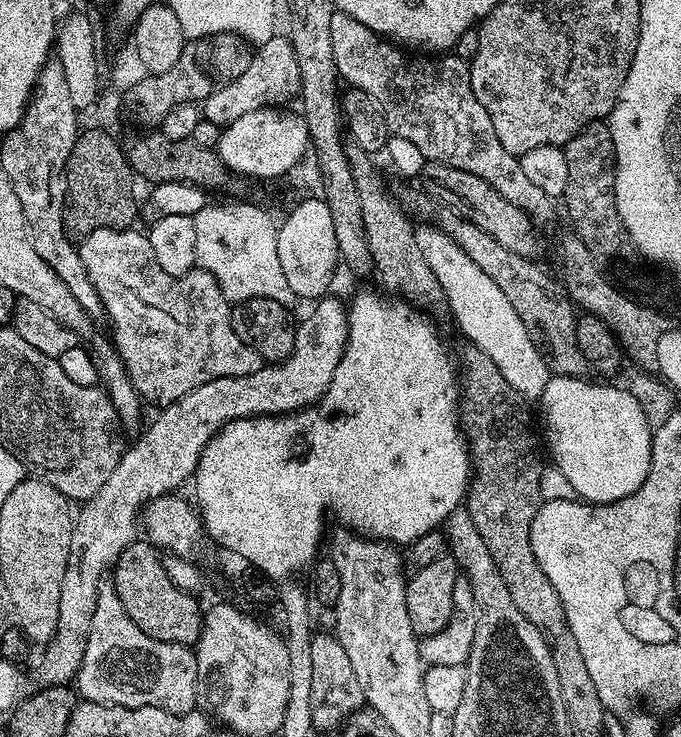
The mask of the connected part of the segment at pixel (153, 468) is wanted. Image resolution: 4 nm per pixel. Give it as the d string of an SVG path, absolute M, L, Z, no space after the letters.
M332 294L325 295L323 298L315 301L311 305L312 313L309 314L305 320L301 319L296 326L296 337L294 338L294 350L284 360L279 362L268 362L262 368L255 370L252 374L245 374L242 377L226 377L216 378L212 382L206 382L205 385L198 386L197 389L192 390L186 394L185 397L179 398L176 402L170 405L161 407L156 413L157 416L153 418L152 425L141 434L140 438L131 446L125 447L124 455L121 456L118 466L114 468L110 478L106 478L105 485L102 490L98 490L98 494L94 494L89 500L83 501L82 507L84 508L75 513L72 522L72 533L70 534L70 558L66 562L66 578L62 578L62 602L58 602L58 630L54 638L43 649L44 661L40 664L40 684L44 686L51 686L54 684L63 684L65 686L71 685L75 681L76 676L80 672L82 666L82 658L86 654L86 638L90 638L90 622L94 618L94 602L96 595L100 589L100 585L105 583L106 573L115 565L116 560L122 554L122 550L126 550L126 546L130 546L138 539L138 525L142 520L142 509L148 501L158 498L159 496L166 496L180 490L184 483L191 481L196 474L196 467L202 457L204 457L204 447L215 438L217 432L220 432L231 420L238 418L246 418L247 416L282 416L286 412L299 412L301 408L308 408L311 404L317 404L320 399L324 397L324 391L330 386L330 382L334 378L334 370L338 370L338 362L344 353L344 343L348 341L348 310L345 301L335 300Z

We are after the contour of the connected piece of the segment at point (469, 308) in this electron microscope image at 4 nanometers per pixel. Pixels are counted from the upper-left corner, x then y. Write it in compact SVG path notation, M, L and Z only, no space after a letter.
M428 222L421 223L416 228L416 238L418 240L418 250L422 250L422 258L430 265L430 270L434 270L434 278L444 291L444 300L448 308L452 311L452 316L456 319L456 324L469 336L471 347L477 348L479 352L486 353L498 366L502 372L502 378L518 390L518 394L525 398L539 398L542 390L546 386L550 375L548 363L544 361L536 343L530 338L522 318L506 302L506 298L500 294L498 286L494 286L490 274L485 274L439 227L431 228Z

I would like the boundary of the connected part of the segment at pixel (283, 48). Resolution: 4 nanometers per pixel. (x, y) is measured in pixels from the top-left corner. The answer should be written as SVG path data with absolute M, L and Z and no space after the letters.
M277 34L270 42L259 45L251 53L251 60L246 70L234 82L213 87L212 93L202 101L203 119L221 126L227 126L252 110L269 106L287 105L288 99L299 97L300 67L294 54L294 46L287 35Z

